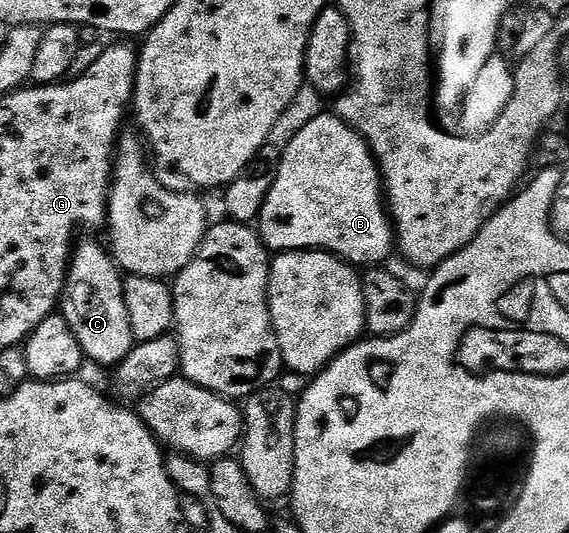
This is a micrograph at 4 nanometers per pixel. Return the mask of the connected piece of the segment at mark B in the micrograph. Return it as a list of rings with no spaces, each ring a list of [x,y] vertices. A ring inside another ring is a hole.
[[[335,114],[329,116],[317,116],[314,120],[309,120],[293,137],[289,140],[289,145],[284,145],[281,161],[277,167],[275,174],[275,182],[271,186],[271,190],[267,194],[267,198],[263,202],[263,210],[259,217],[259,235],[265,247],[274,253],[282,252],[308,252],[316,250],[319,252],[329,252],[332,256],[338,256],[350,266],[358,266],[357,264],[365,264],[364,266],[381,266],[384,260],[388,258],[392,252],[395,252],[395,229],[391,223],[391,217],[387,211],[387,200],[383,195],[383,181],[381,179],[381,170],[377,167],[376,160],[373,159],[372,152],[369,151],[369,144],[354,129],[350,128],[345,121],[341,120]]]

